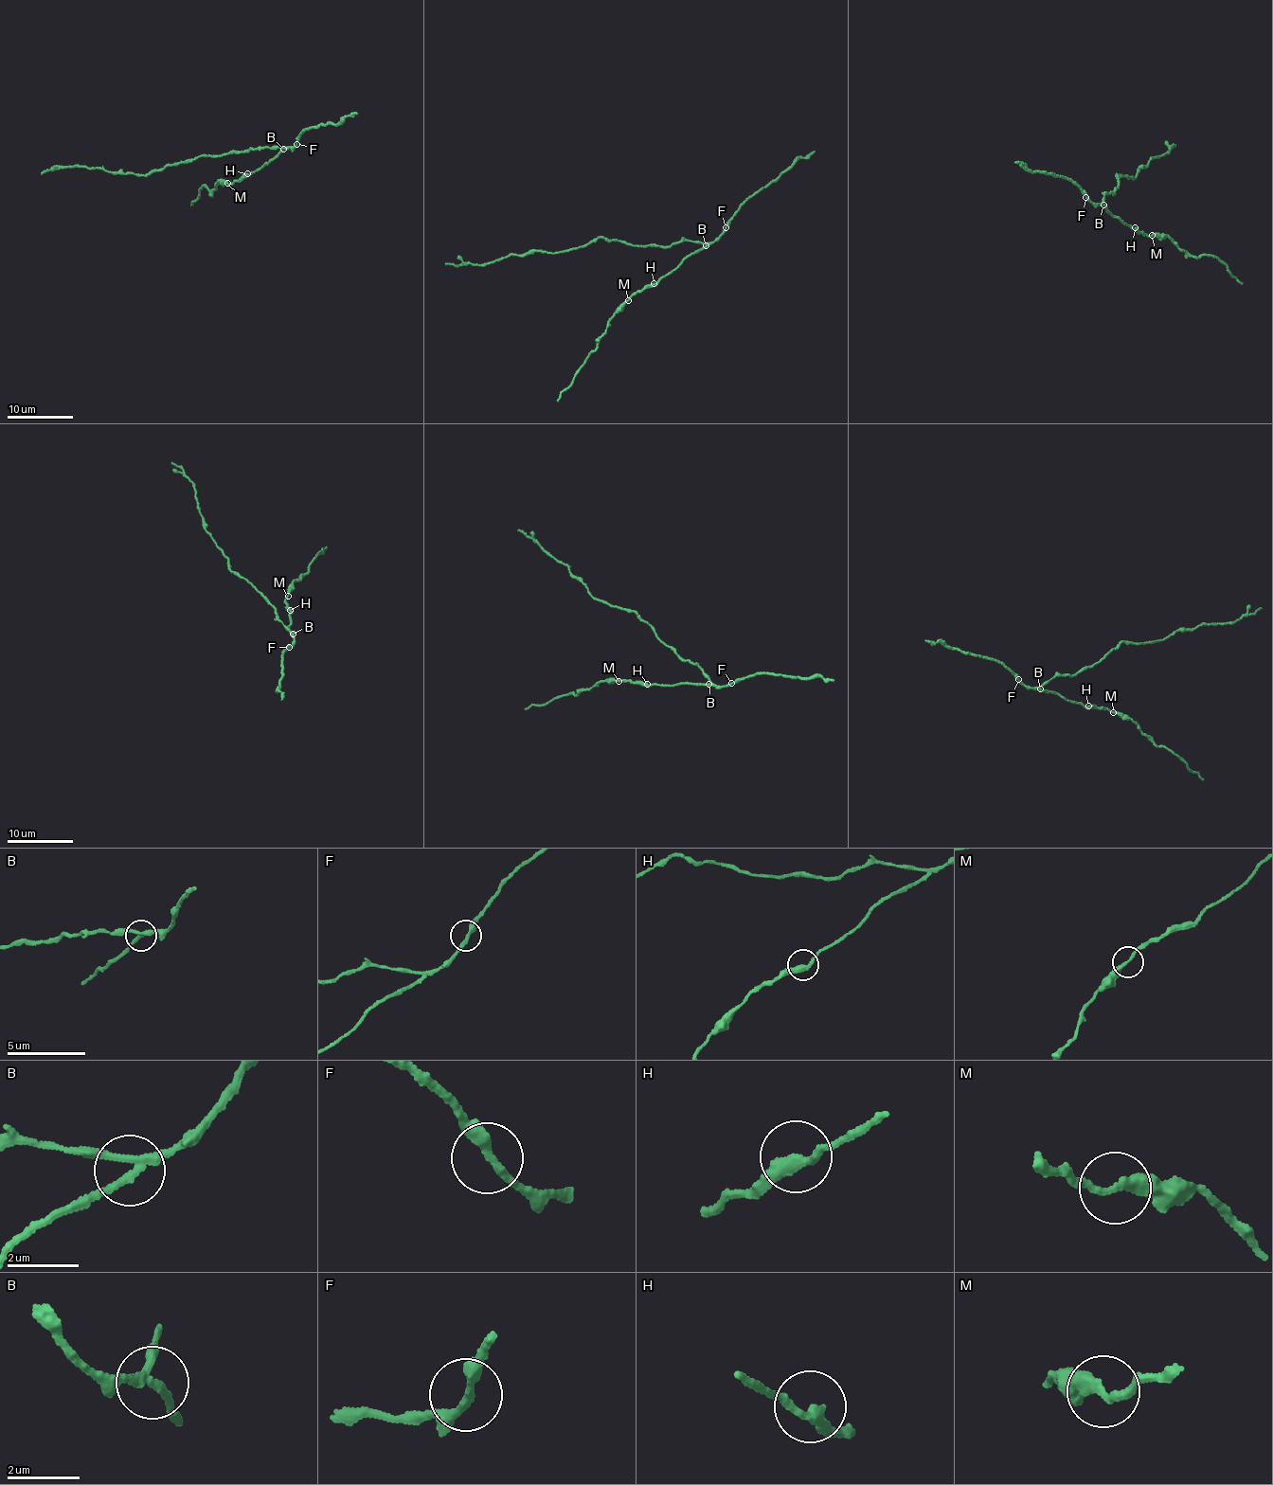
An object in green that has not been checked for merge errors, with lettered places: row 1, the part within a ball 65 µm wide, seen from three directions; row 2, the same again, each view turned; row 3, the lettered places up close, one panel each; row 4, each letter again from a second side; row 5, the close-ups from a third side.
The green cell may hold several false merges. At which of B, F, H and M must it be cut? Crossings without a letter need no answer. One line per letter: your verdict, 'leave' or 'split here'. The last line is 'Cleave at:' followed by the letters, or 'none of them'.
B: leave
F: leave
H: leave
M: leave
Cleave at: none of them

